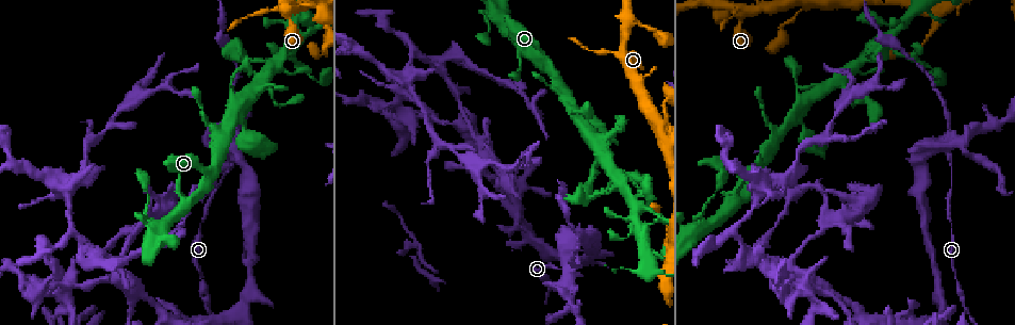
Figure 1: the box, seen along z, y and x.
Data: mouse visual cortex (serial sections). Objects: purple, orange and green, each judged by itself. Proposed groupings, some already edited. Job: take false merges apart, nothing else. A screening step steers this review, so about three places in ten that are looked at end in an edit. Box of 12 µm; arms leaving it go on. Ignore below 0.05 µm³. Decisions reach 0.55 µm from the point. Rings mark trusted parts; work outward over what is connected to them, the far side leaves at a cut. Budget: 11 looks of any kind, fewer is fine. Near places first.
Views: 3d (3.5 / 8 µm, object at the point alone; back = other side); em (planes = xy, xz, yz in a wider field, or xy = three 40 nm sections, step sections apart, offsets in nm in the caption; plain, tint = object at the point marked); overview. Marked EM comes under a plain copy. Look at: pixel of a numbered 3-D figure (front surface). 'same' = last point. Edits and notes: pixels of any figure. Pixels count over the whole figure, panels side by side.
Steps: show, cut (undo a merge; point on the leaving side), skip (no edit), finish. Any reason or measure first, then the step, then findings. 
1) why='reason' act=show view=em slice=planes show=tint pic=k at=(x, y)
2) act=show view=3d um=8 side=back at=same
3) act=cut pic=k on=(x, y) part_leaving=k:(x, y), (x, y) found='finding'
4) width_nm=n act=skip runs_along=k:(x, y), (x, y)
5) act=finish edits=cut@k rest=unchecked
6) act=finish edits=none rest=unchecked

why='two arms in line, one across' act=show view=3d um=3.5 side=back pic=1 at=(627, 65)

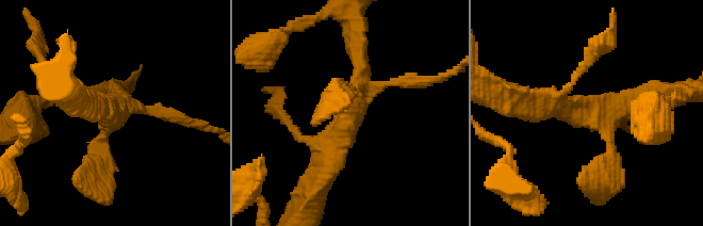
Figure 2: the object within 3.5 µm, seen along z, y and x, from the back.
act=show view=em slice=planes show=tint pic=2 at=(110, 112)

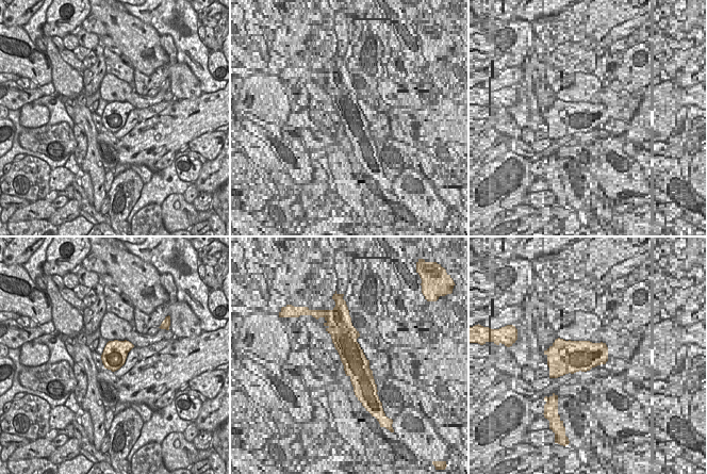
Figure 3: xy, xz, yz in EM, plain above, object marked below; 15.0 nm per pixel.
width_nm=360 act=skip runs_along=2:(609, 164), (595, 112), (525, 98) found='all the same cell'

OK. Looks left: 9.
why='sharp bend' act=show view=3d um=3.5 pic=1 at=(633, 205)

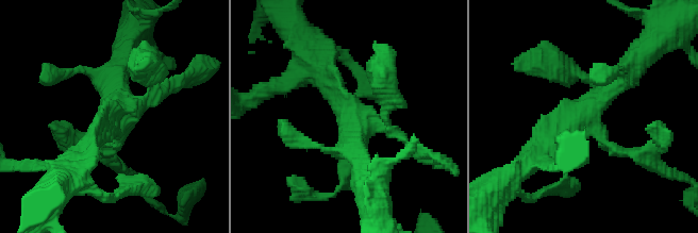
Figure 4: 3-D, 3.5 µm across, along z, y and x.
why='now the EM' act=show view=em slice=planes show=tint pic=4 at=(590, 111)

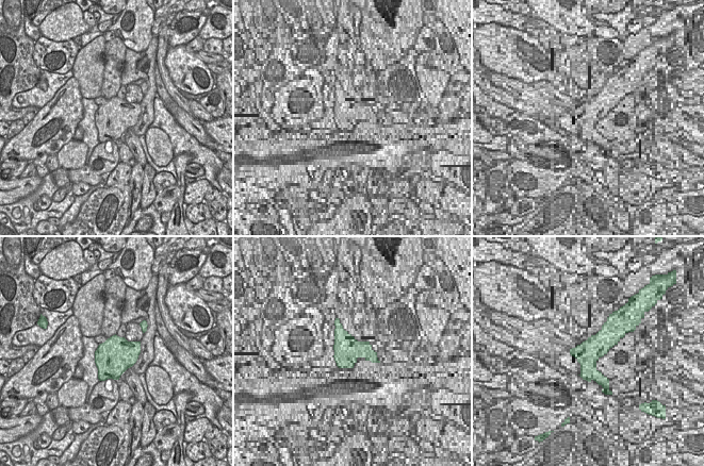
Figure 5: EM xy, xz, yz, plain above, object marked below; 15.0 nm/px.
width_nm=550 act=skip runs_along=4:(542, 153), (555, 146), (637, 59) found='all the same cell'

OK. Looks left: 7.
why='thin neck' act=show view=3d um=8 pic=1 at=(950, 220)

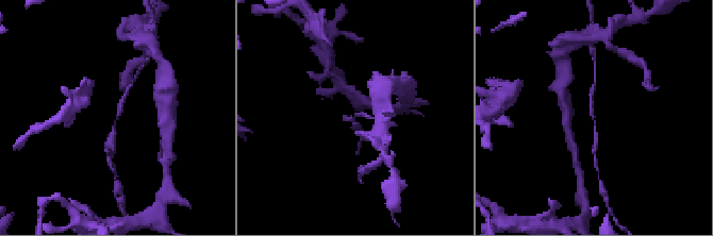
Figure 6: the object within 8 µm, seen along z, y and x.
act=show view=3d um=3.5 pic=6 at=(593, 118)

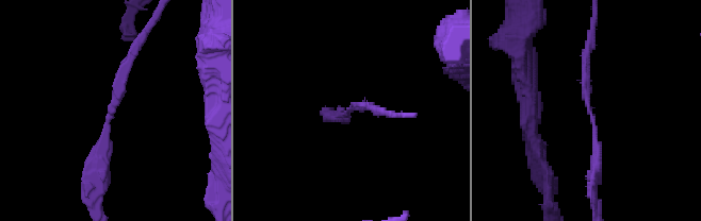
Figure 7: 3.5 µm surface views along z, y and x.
arm_widths_nm=150,150 why='now the EM' act=show view=em slice=xy step=1 show=tint pic=7 at=(112, 107)

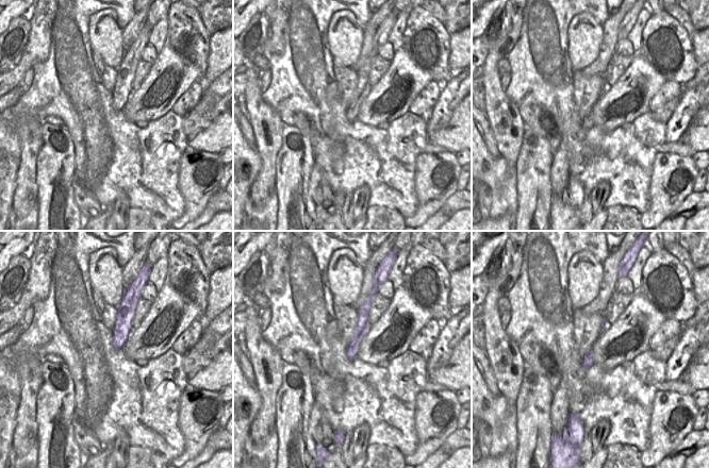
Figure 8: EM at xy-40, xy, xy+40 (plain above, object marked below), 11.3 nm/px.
act=skip runs_along=8:(366, 306), (363, 327), (350, 355) found='one cell here'

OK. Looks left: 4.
why='sharp bend' act=show view=3d um=3.5 pic=1 at=(948, 149)

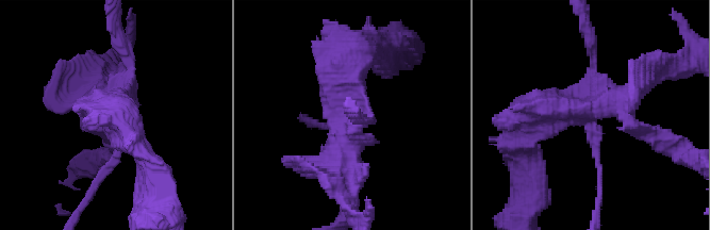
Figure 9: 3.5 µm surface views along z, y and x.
why='now the EM' act=show view=em slice=xy step=3 show=tint pic=9 at=(587, 119)

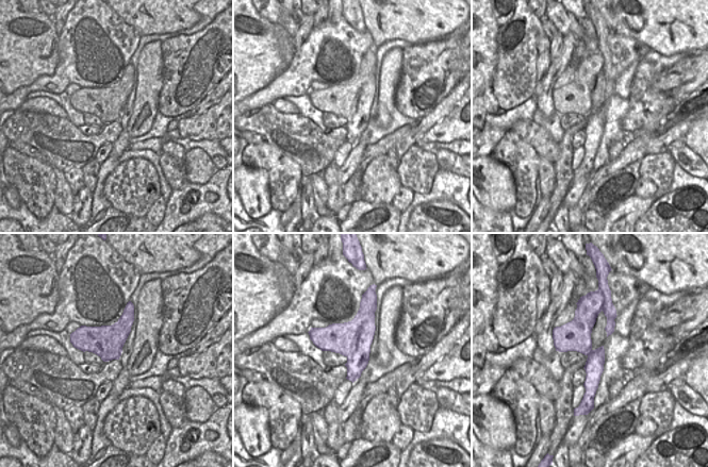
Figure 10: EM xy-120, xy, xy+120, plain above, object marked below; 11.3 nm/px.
act=cut pic=9 on=(92, 93) part_leaving=9:(117, 115), (144, 151) found='a second cell is stuck on'

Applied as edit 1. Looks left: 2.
act=finish edits=cut@9 rest=unchecked

